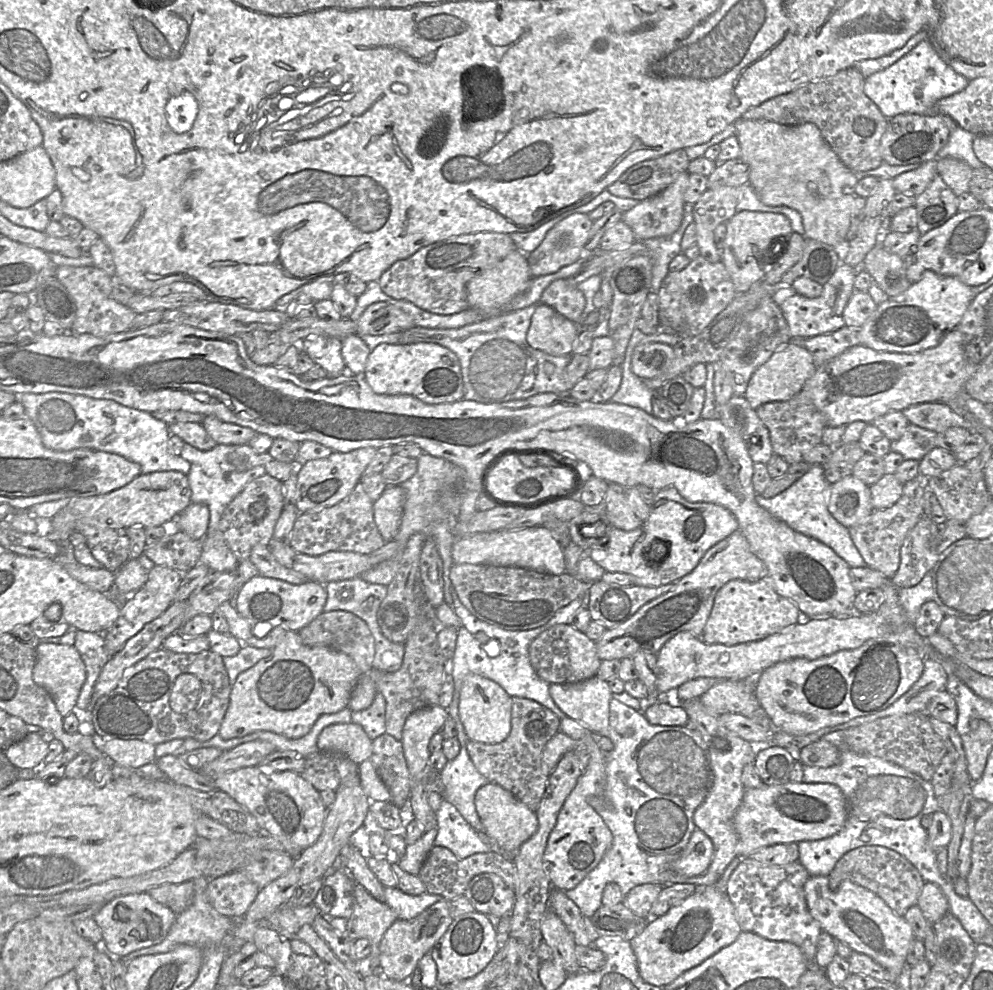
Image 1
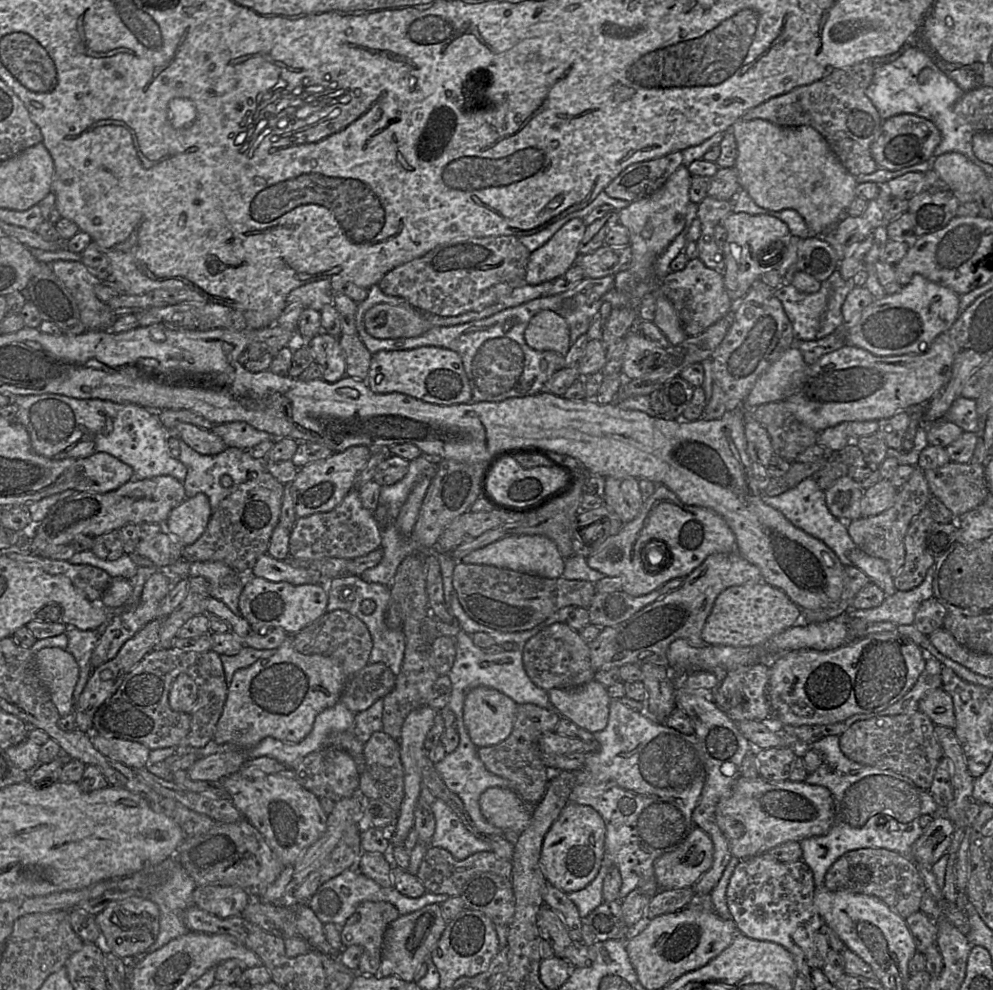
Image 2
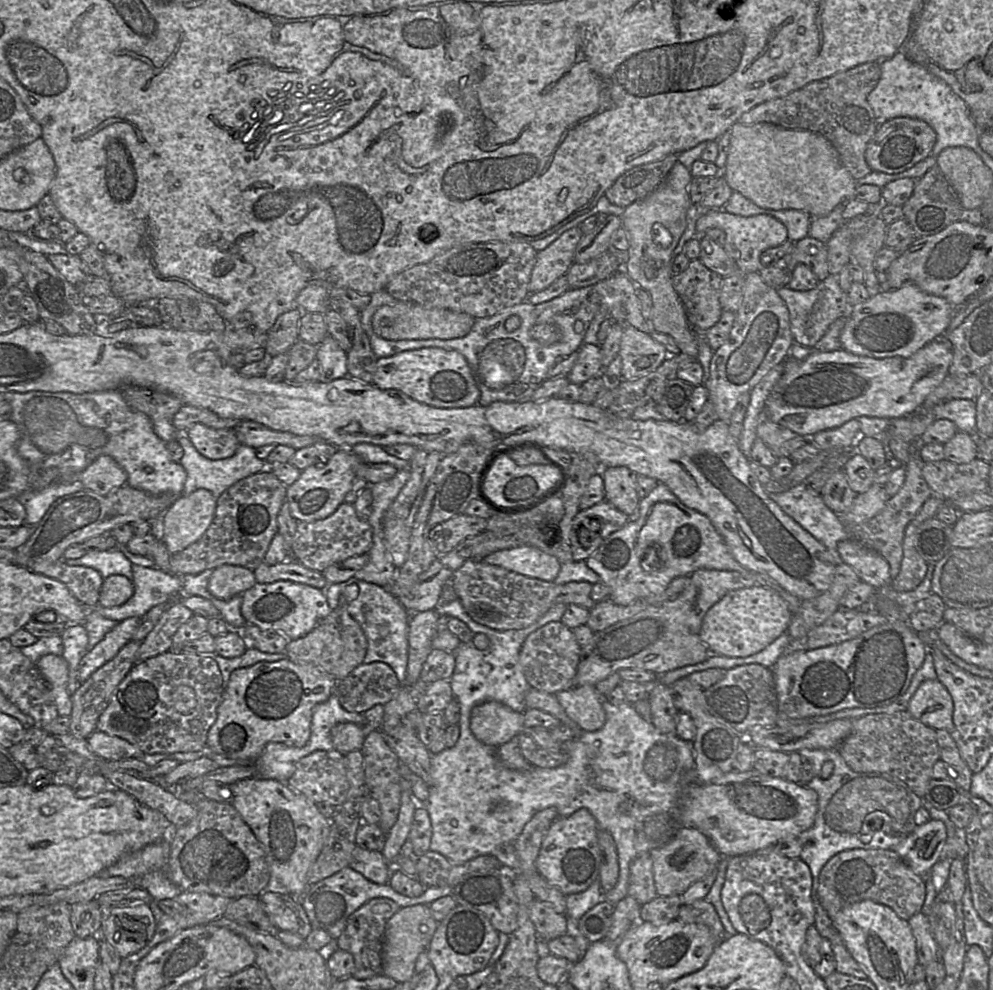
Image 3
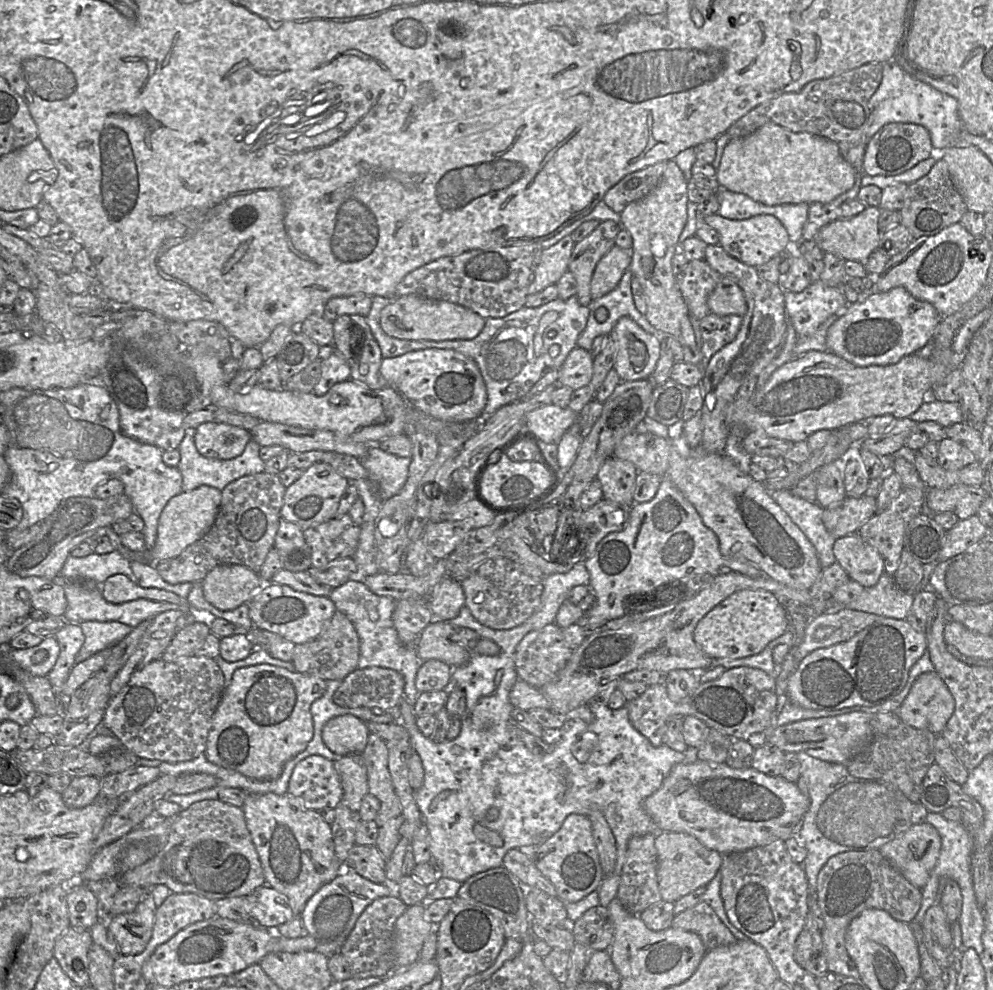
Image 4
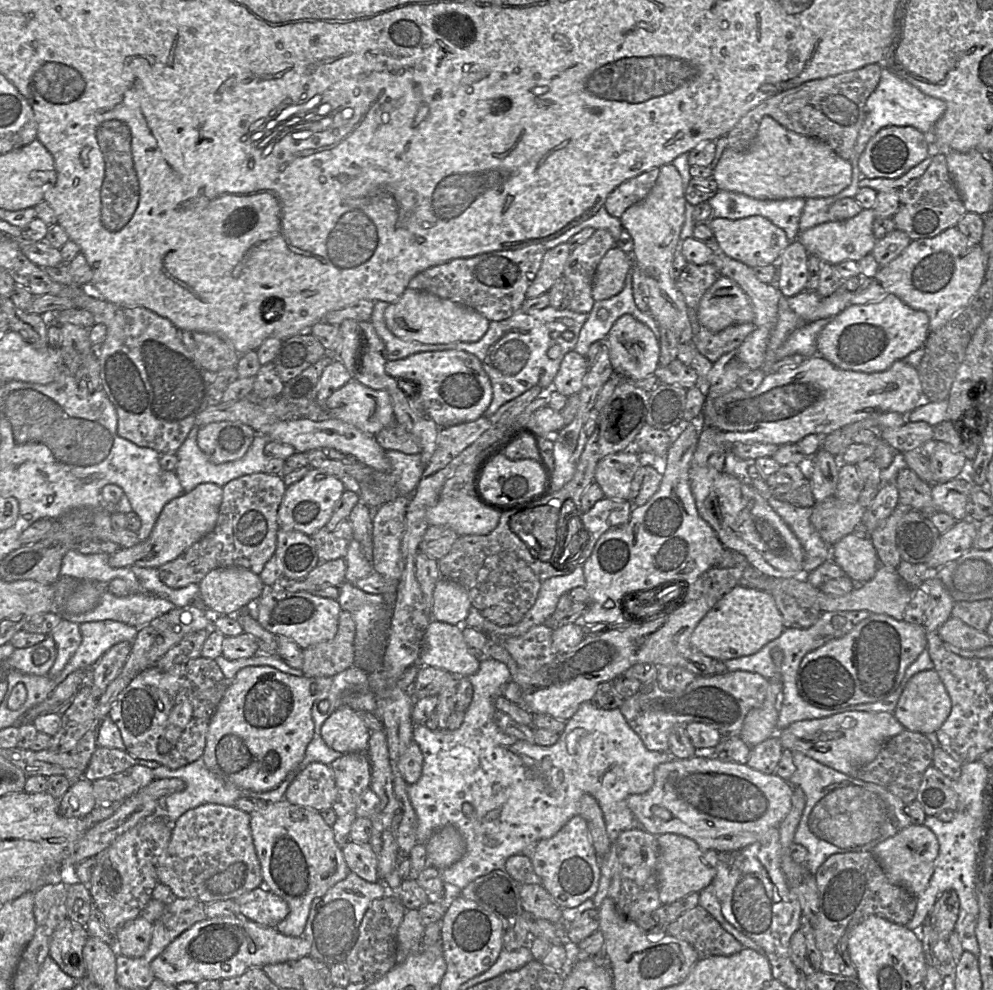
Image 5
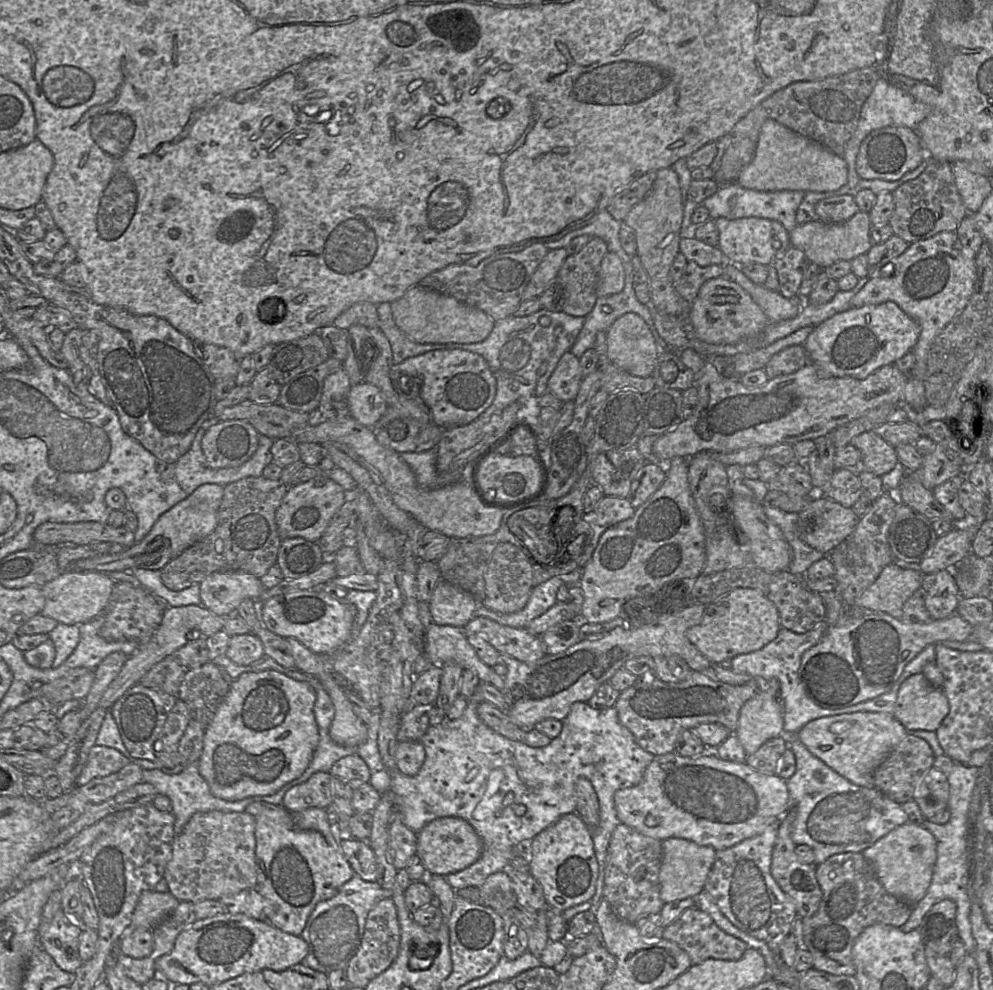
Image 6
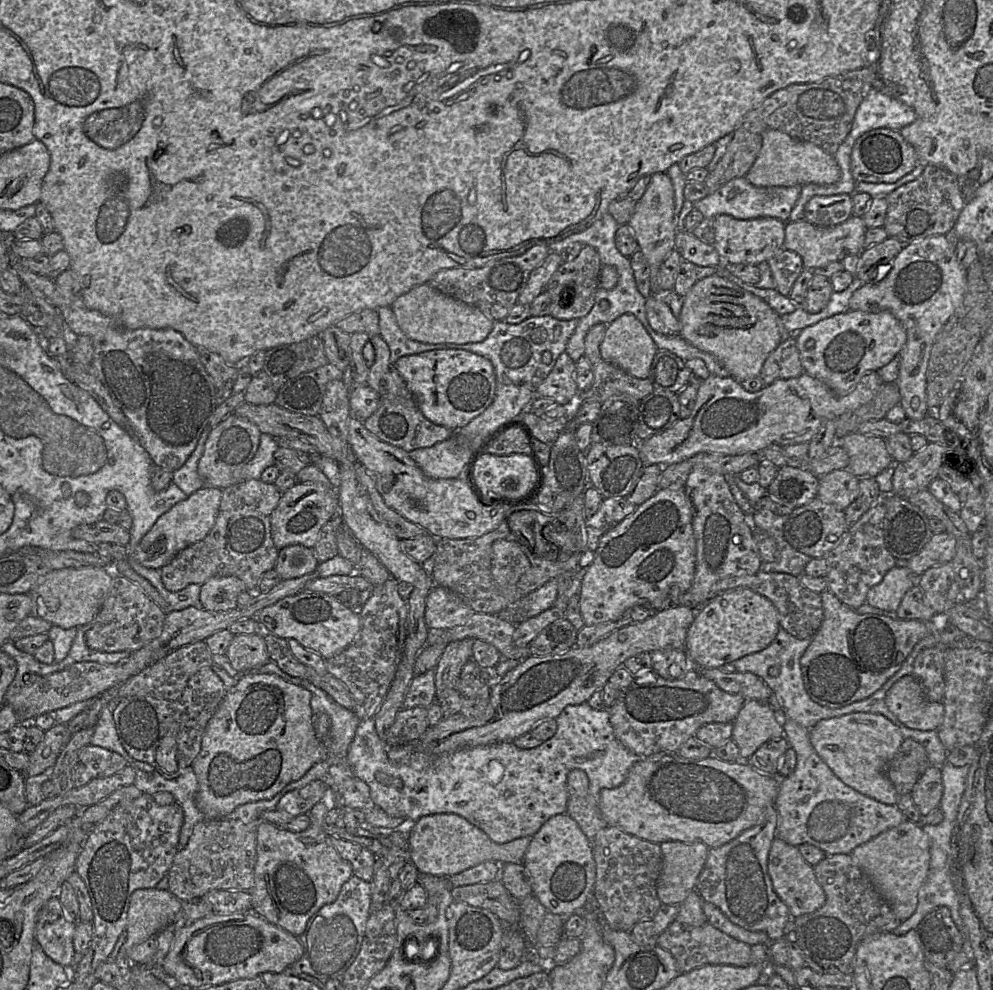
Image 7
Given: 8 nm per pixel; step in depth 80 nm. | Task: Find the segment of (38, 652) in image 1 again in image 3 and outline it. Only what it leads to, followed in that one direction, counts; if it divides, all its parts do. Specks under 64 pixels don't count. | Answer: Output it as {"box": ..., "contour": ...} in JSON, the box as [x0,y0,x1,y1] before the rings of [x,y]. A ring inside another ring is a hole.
{"box":[36,654,72,716],"contour":[[[46,654],[38,659],[36,667],[48,683],[60,716],[72,711],[71,695],[67,690],[69,667],[62,655]]]}

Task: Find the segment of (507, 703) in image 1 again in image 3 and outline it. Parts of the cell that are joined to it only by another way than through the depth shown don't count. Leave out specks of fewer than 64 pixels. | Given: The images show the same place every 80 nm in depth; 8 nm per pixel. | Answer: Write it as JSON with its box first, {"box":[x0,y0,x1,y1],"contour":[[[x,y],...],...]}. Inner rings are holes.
{"box":[470,701,523,747],"contour":[[[497,701],[475,706],[470,714],[470,729],[477,740],[490,747],[498,747],[523,732],[523,712],[514,711]]]}

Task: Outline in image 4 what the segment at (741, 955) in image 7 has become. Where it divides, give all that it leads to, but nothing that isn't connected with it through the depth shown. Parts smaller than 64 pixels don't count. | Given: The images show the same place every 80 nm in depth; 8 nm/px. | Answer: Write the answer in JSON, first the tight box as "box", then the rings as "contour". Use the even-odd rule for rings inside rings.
{"box":[671,901,737,951],"contour":[[[704,901],[677,914],[671,927],[697,934],[707,951],[729,946],[737,941],[714,910]]]}

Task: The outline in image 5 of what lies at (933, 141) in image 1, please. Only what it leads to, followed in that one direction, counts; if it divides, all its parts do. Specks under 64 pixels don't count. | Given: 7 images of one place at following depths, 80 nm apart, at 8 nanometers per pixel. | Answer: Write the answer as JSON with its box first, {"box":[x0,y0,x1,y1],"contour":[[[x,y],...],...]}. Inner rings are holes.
{"box":[858,126,934,179],"contour":[[[889,126],[879,130],[866,144],[858,160],[862,177],[895,179],[924,161],[934,151],[930,137],[912,126]]]}

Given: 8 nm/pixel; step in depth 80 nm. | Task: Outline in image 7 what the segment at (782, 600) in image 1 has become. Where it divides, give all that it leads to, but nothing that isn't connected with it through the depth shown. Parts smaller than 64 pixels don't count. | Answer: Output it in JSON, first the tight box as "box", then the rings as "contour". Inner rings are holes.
{"box":[684,587,779,668],"contour":[[[739,587],[709,599],[696,611],[684,651],[695,668],[719,668],[763,650],[775,639],[779,628],[778,612],[772,602],[751,589]]]}

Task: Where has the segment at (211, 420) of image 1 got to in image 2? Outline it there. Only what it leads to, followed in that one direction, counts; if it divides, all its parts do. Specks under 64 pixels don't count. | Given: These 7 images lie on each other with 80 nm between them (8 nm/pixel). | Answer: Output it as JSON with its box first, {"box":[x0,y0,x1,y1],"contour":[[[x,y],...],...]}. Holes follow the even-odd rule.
{"box":[211,421,276,450],"contour":[[[242,421],[216,424],[211,430],[228,447],[250,450],[264,441],[276,440],[271,434],[260,431]]]}

